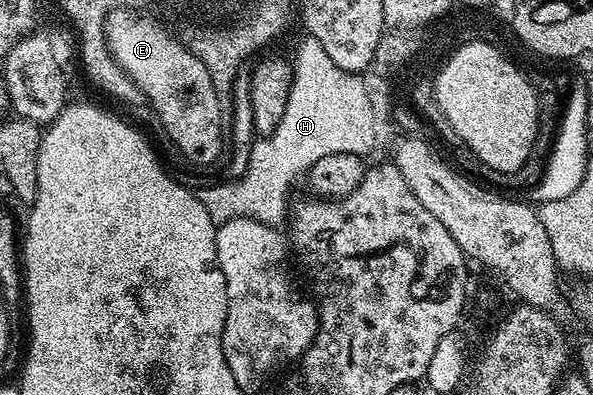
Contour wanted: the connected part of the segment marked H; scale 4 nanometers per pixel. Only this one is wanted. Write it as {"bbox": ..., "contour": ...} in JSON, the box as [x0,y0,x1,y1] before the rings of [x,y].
{"bbox":[196,35,379,226],"contour":[[[305,35],[302,38],[297,45],[297,58],[293,57],[291,61],[293,82],[286,111],[283,112],[278,127],[264,139],[254,140],[249,162],[241,177],[225,179],[222,185],[209,185],[206,189],[196,190],[197,198],[203,203],[203,207],[207,207],[207,215],[211,215],[214,223],[230,221],[236,217],[253,217],[256,221],[262,221],[264,225],[276,226],[286,220],[287,210],[291,205],[289,188],[296,183],[297,177],[304,178],[318,159],[340,153],[364,158],[365,153],[374,152],[379,126],[377,117],[373,114],[373,101],[361,82],[362,78],[358,74],[335,67],[331,55],[323,51],[323,47],[314,37]]]}

